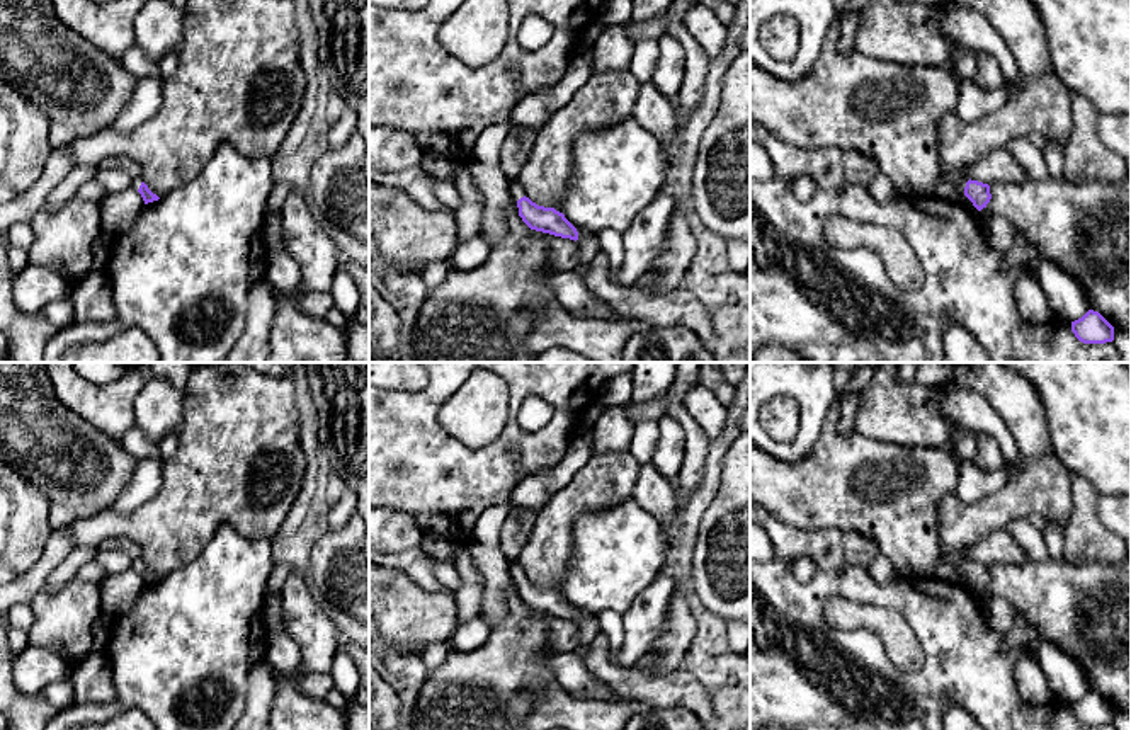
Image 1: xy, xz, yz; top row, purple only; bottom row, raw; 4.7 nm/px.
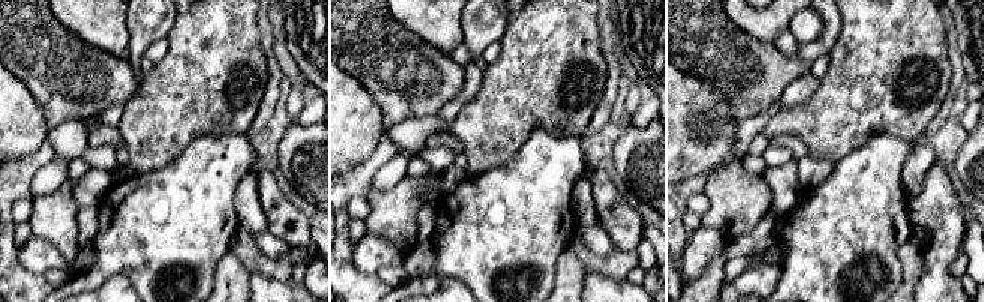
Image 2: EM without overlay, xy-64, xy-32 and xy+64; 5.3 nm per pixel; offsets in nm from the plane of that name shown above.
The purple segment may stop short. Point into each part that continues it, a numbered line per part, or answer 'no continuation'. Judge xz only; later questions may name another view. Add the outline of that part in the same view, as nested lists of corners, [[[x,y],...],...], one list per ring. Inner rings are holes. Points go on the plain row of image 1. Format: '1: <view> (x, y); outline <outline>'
1: xz (516, 567); outline [[[512,560],[509,563],[509,570],[510,570],[510,575],[514,577],[515,582],[519,582],[520,579],[524,579],[520,560]]]

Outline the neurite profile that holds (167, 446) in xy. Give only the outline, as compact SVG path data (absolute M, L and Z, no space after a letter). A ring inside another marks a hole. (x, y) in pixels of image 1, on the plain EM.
M177 431L167 434L158 442L158 456L156 458L162 461L162 465L167 463L177 453L177 448L179 448L179 434L177 434Z

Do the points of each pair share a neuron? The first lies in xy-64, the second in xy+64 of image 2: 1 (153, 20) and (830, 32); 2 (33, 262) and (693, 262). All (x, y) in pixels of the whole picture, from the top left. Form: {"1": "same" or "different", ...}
{"1": "different", "2": "same"}

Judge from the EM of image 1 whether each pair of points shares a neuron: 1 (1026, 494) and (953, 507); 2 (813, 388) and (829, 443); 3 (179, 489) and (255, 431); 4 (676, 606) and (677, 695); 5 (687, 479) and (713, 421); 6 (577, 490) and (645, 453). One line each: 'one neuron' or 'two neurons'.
1: one neuron
2: two neurons
3: one neuron
4: two neurons
5: two neurons
6: two neurons

